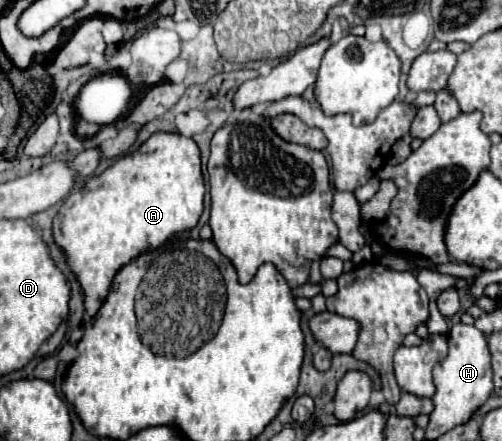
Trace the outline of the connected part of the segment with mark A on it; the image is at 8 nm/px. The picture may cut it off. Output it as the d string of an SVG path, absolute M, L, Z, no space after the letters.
M155 133L137 151L119 157L101 175L91 177L81 189L73 191L53 219L53 239L63 249L69 269L75 273L83 297L85 311L93 317L103 305L115 273L143 253L151 253L175 233L193 229L203 213L205 183L201 173L199 147L193 139L179 133Z

